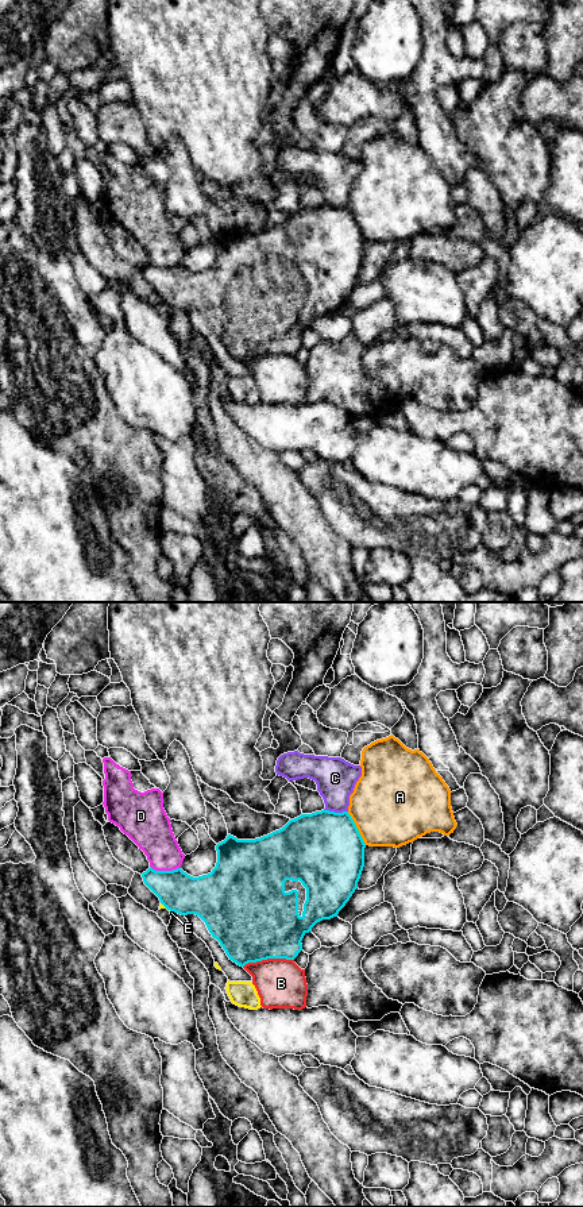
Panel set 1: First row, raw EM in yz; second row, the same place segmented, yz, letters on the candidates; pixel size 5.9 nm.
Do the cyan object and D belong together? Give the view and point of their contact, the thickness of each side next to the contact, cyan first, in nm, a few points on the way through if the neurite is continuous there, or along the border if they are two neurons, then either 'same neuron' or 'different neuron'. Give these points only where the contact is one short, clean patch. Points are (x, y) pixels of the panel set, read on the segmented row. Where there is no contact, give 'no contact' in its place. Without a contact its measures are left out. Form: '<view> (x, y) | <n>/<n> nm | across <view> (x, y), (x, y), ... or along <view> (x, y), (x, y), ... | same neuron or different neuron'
yz (165, 871) | 240/240 nm | along yz (150, 866), (155, 870), (180, 868) | different neuron

